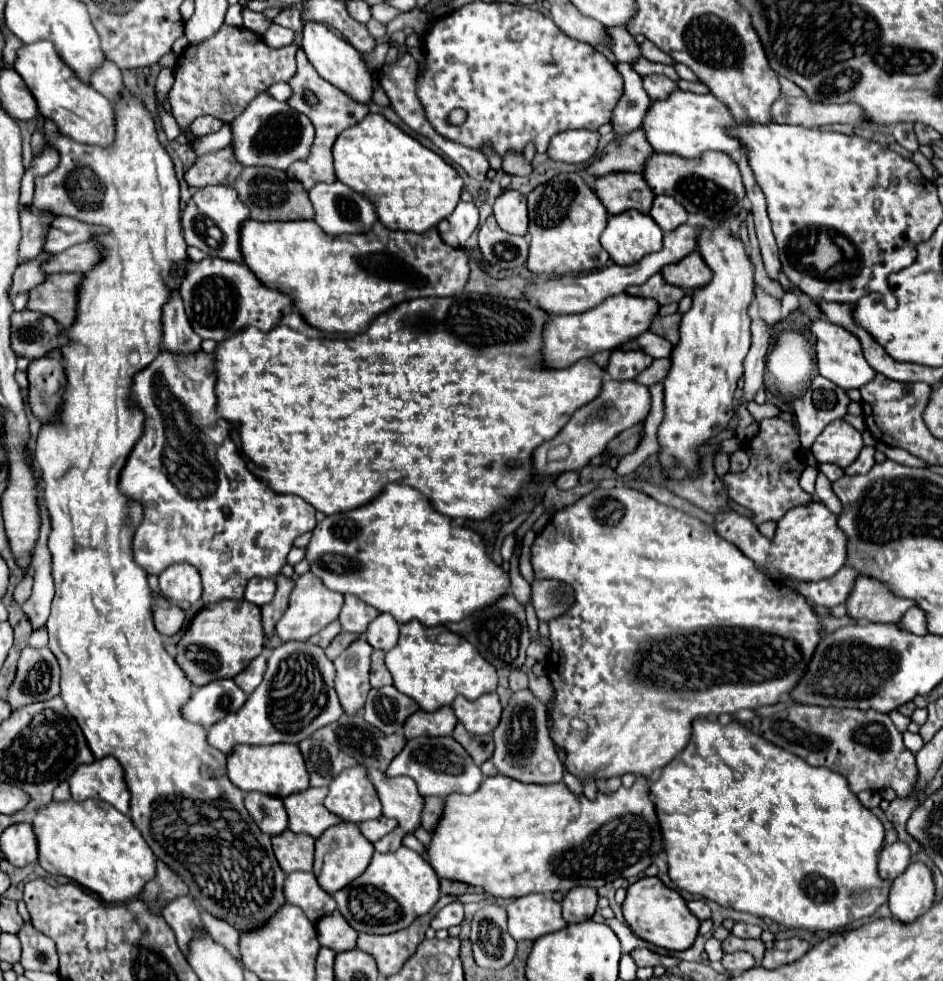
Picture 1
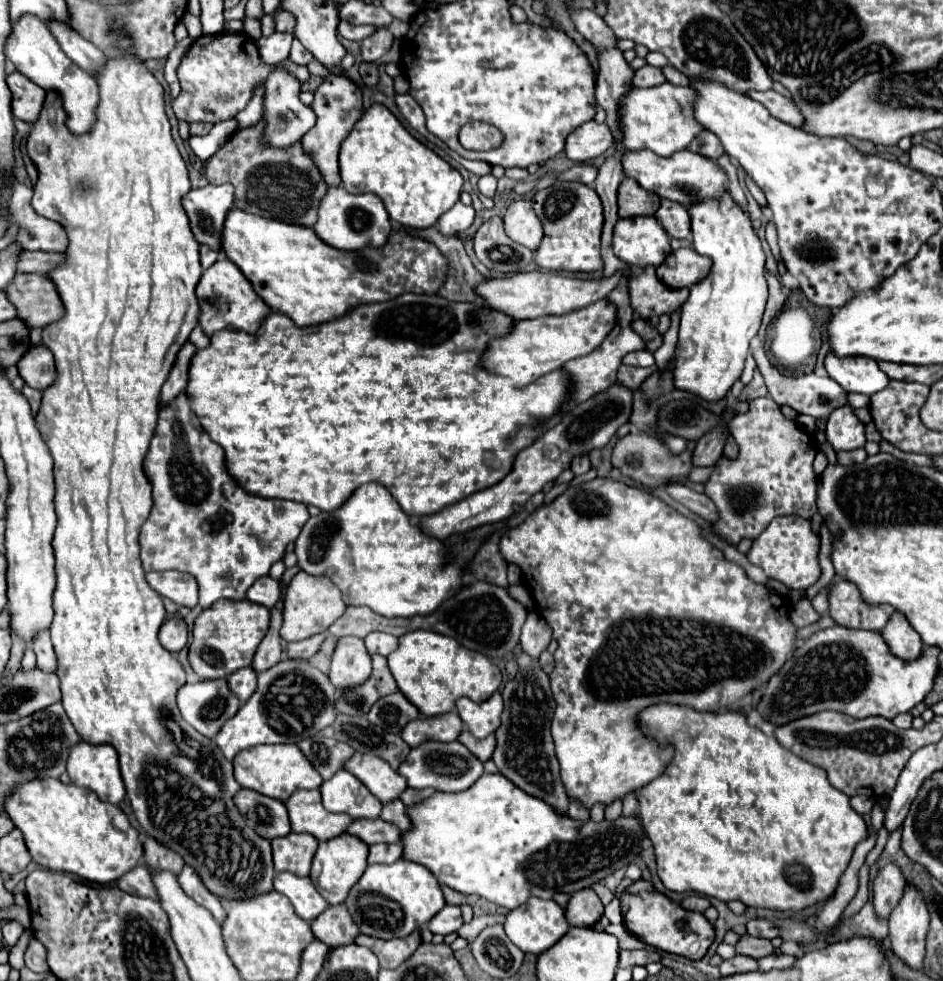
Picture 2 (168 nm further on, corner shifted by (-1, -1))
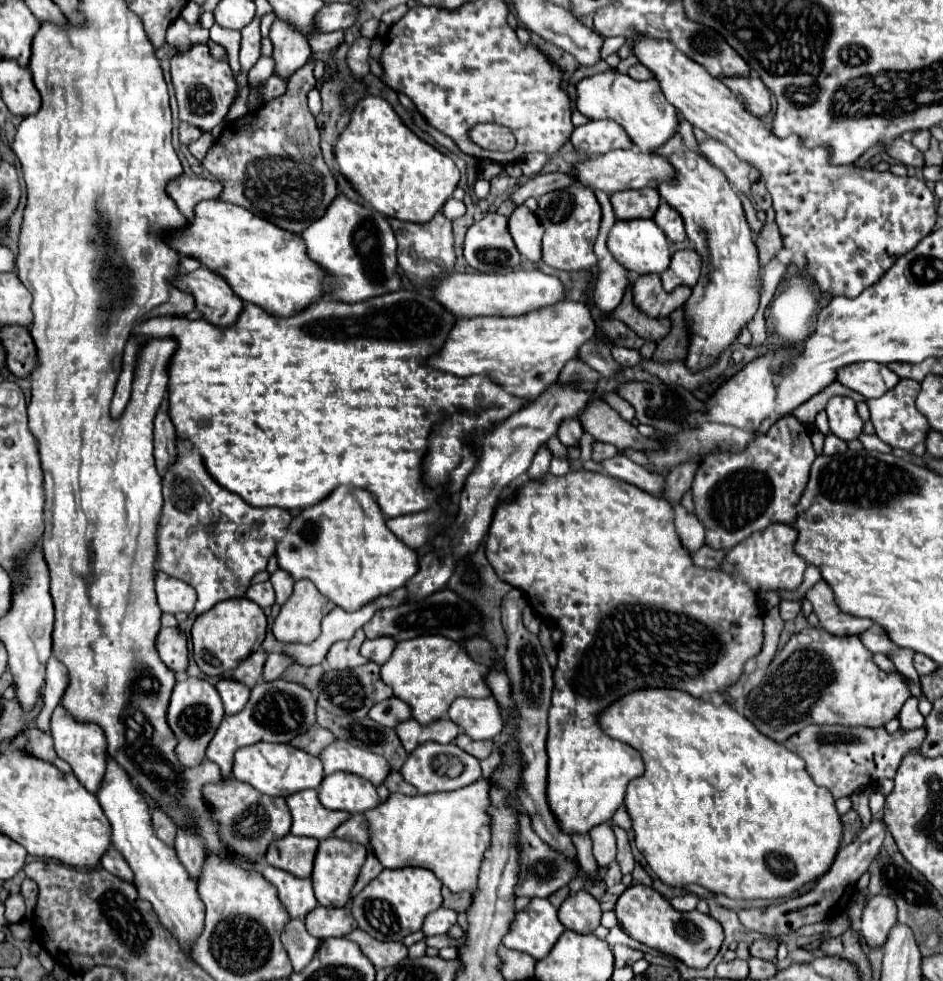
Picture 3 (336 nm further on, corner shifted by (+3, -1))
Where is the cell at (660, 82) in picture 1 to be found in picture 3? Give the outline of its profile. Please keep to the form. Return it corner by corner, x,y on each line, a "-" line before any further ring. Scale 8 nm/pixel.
642,63
630,67
630,69
628,69
628,75
634,77
634,79
640,79
640,81
644,81
644,79
654,79
654,73
652,73
648,67
644,67

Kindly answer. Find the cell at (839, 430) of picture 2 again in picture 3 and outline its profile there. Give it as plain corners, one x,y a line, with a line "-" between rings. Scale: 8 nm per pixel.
832,397
826,405
830,431
842,441
854,441
862,433
864,421
856,411
856,403
850,397

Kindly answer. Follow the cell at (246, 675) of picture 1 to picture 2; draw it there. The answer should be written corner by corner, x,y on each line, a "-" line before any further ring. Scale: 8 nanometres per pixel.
250,667
232,673
226,681
228,681
230,691
240,699
240,703
248,701
252,697
252,693
256,691
256,673

